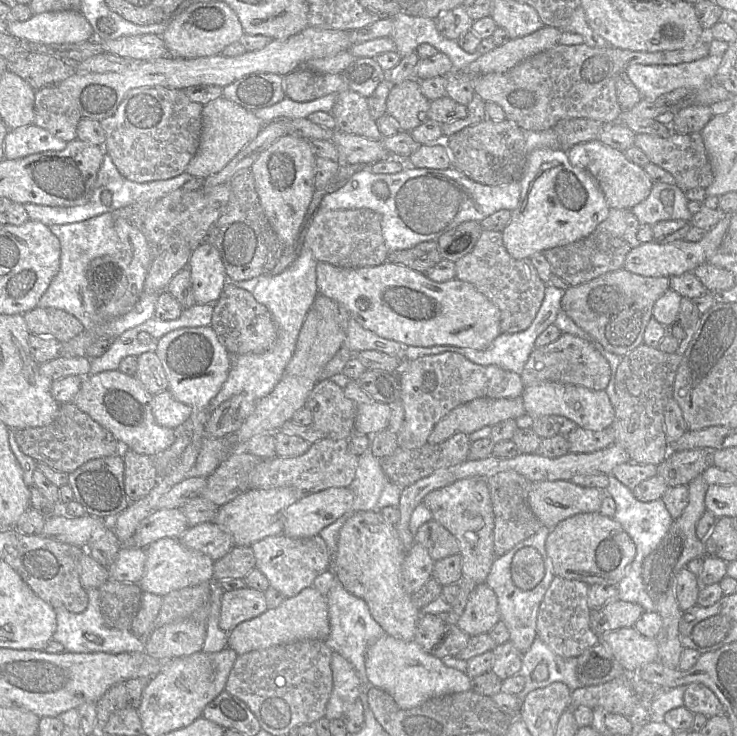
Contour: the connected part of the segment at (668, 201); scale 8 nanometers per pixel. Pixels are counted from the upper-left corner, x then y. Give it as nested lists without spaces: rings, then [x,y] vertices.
[[[653,183],[648,197],[630,209],[640,225],[653,226],[659,221],[670,220],[674,200],[673,194],[667,190],[671,187],[683,191],[676,184]]]

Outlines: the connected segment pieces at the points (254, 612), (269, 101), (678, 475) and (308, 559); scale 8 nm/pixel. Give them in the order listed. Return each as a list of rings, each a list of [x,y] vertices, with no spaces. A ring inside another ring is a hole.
[[[246,586],[238,590],[224,591],[219,628],[229,633],[239,624],[261,615],[267,609],[264,592]]]
[[[255,73],[223,88],[223,97],[248,110],[270,107],[286,96],[285,77],[274,73]]]
[[[705,449],[670,451],[657,465],[657,475],[669,487],[688,485],[701,475],[711,463],[711,452]]]
[[[281,533],[263,538],[254,543],[251,549],[255,556],[255,567],[265,575],[270,587],[279,591],[284,598],[294,597],[303,589],[313,586],[313,581],[316,577],[330,569],[330,552],[325,541],[319,535],[309,538],[292,538]]]

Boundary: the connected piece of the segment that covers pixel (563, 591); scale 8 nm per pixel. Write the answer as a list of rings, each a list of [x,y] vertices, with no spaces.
[[[554,576],[540,604],[536,622],[537,636],[561,657],[578,657],[586,649],[601,641],[601,636],[590,628],[588,588],[589,585],[582,581]]]

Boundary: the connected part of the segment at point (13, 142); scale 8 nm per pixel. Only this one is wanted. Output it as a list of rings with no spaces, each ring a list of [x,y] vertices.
[[[32,123],[9,129],[4,139],[4,156],[15,160],[49,150],[60,151],[67,143]]]

